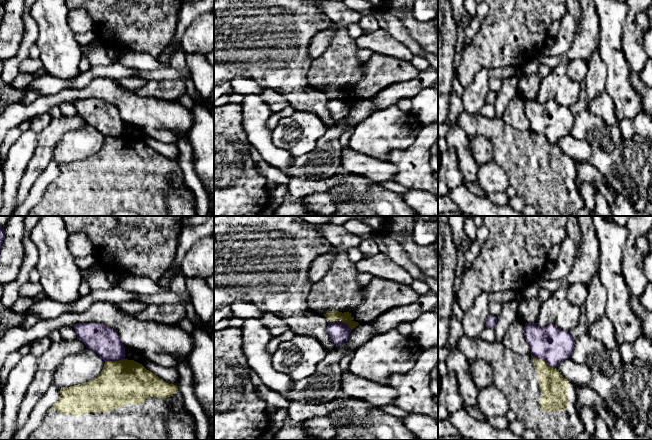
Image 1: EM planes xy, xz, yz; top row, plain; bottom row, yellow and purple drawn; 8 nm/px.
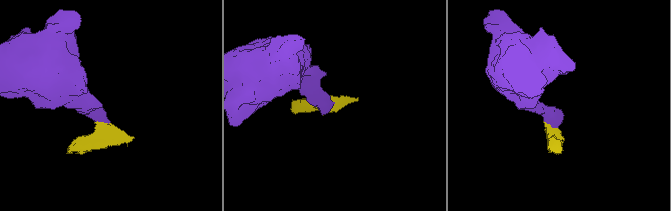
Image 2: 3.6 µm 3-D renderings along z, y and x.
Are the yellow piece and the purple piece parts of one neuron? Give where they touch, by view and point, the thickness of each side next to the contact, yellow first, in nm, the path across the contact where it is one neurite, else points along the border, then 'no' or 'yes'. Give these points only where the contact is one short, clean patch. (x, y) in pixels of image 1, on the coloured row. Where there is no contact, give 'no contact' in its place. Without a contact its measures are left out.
contact yz (543, 360); calibres 220 and 280 nm; border yz (531, 354), (541, 358), (554, 368); no

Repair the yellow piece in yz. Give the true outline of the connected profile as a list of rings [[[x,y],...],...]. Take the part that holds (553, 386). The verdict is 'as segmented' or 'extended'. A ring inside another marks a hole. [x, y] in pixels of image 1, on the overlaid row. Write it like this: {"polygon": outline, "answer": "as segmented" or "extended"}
{"polygon": [[[464,334],[457,342],[457,349],[471,363],[475,360],[483,360],[490,364],[493,371],[493,384],[508,398],[509,408],[515,413],[516,419],[521,421],[526,429],[534,431],[537,437],[543,440],[572,440],[584,431],[584,424],[576,409],[574,384],[565,379],[556,368],[549,367],[544,360],[531,355],[517,354],[497,341],[487,342],[481,337],[471,339]]], "answer": "extended"}

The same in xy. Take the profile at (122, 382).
{"polygon": [[[134,360],[105,361],[97,377],[60,389],[59,400],[48,410],[43,422],[28,440],[110,440],[119,434],[132,435],[139,440],[167,440],[167,422],[170,419],[179,420],[196,430],[196,422],[186,409],[177,385],[165,382]]], "answer": "extended"}

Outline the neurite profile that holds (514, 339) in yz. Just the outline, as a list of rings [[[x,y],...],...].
[[[520,317],[508,328],[503,344],[504,347],[521,355],[531,355],[531,347],[525,339],[524,330],[526,322]]]

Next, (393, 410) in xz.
[[[388,405],[388,406],[382,406],[382,407],[377,407],[377,408],[379,408],[380,410],[382,410],[390,415],[398,417],[400,419],[402,419],[410,414],[410,412],[405,411],[395,405]]]

